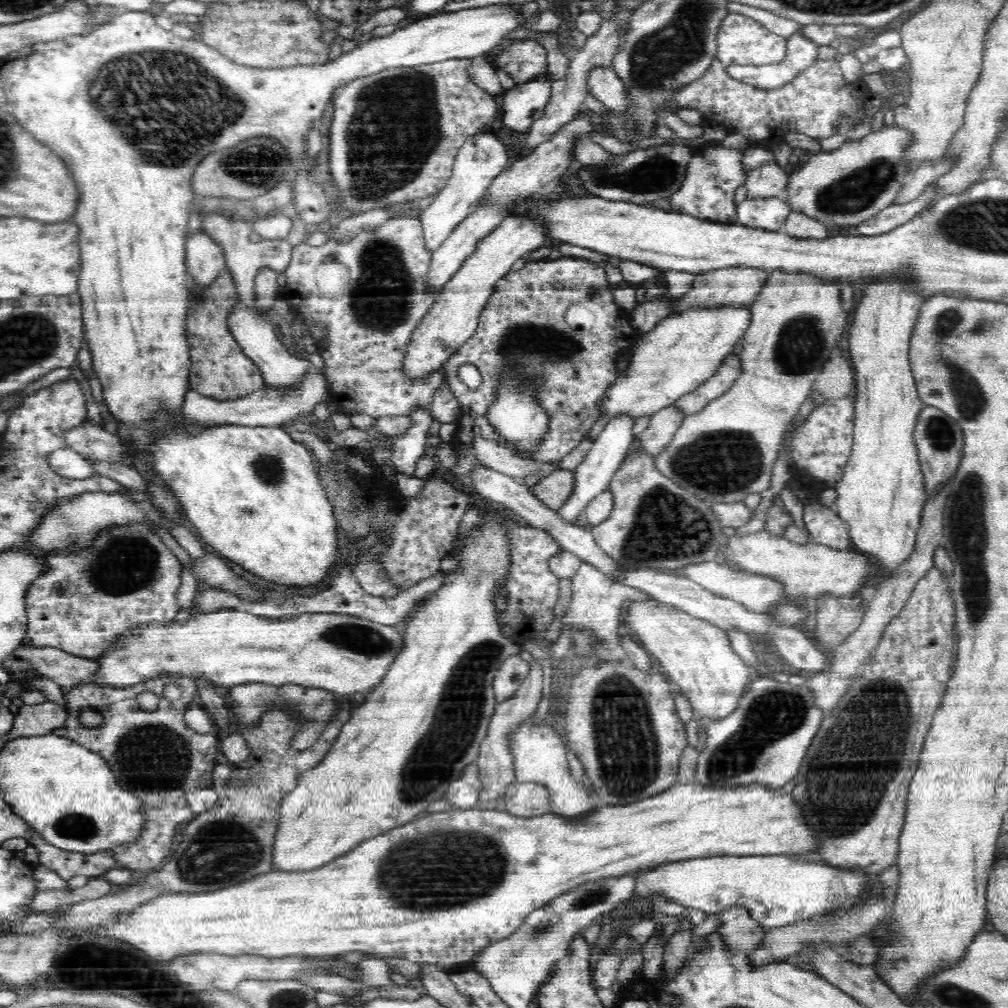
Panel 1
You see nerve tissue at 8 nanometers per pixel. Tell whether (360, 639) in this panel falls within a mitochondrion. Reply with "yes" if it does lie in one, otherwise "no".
yes

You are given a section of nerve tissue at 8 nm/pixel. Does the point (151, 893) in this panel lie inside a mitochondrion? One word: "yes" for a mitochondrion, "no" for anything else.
no

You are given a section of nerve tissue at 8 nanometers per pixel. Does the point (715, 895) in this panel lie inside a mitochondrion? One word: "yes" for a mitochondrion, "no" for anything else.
yes

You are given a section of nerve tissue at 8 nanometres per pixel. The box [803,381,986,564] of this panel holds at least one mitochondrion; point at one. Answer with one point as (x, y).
(939, 432)

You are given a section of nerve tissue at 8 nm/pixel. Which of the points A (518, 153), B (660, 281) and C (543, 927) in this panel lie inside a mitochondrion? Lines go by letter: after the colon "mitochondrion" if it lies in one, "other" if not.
A: other
B: other
C: mitochondrion

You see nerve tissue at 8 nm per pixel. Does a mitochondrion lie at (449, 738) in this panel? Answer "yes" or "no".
yes

